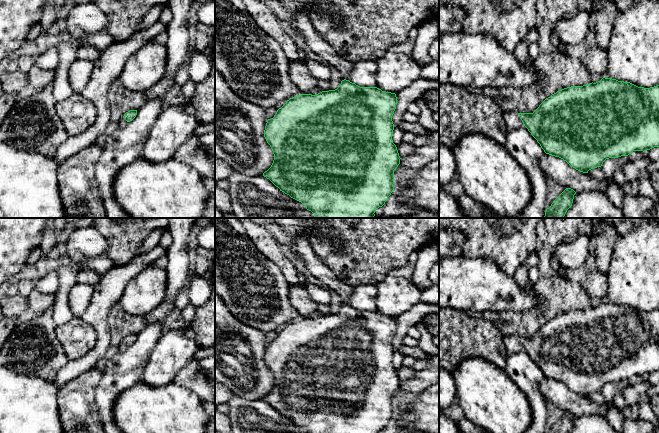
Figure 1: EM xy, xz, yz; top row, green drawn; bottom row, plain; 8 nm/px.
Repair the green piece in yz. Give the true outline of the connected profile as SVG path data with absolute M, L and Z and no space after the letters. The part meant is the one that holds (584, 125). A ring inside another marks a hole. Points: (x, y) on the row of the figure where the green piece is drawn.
M603 77L596 83L564 88L546 98L533 113L504 112L507 131L525 126L546 154L559 157L576 170L588 173L609 158L659 147L659 85L644 88Z

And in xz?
M342 80L335 90L322 91L318 94L300 94L290 98L277 110L273 118L268 119L264 137L270 145L274 160L271 167L263 173L280 191L301 202L307 210L314 214L314 218L373 218L375 211L382 207L394 190L394 170L400 164L400 156L396 145L392 141L394 124L392 116L396 109L397 97L395 93L382 91L377 87L360 87L349 80Z

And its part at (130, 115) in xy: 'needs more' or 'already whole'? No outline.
needs more

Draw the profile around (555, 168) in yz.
M544 153L540 165L546 177L566 188L573 189L576 193L589 191L606 193L609 180L600 182L588 173L580 172L571 167L559 157Z

